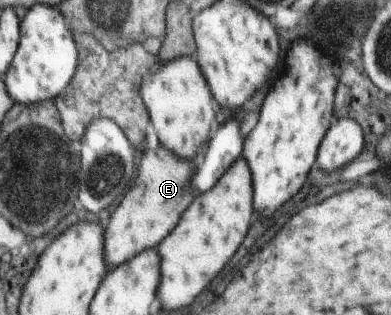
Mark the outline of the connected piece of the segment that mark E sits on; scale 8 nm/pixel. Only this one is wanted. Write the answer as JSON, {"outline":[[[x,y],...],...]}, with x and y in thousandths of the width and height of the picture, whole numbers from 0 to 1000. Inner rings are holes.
{"outline":[[[417,460],[363,476],[350,562],[302,644],[286,654],[266,727],[266,819],[279,848],[309,844],[363,797],[399,784],[445,727],[501,622],[499,540],[494,505],[458,505]]]}

